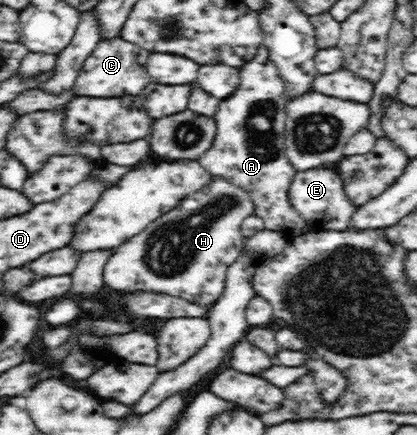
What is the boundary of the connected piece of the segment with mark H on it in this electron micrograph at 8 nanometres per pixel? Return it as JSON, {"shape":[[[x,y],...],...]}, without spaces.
{"shape":[[[215,176],[213,182],[185,196],[171,212],[163,213],[143,232],[123,242],[105,266],[105,286],[119,292],[163,292],[209,308],[223,294],[228,269],[244,248],[240,227],[251,214],[255,214],[255,203],[249,192]]]}

